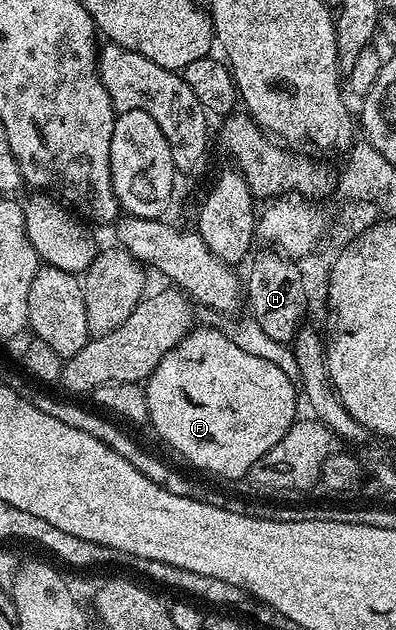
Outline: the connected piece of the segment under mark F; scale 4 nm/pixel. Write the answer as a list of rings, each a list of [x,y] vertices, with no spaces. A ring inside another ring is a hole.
[[[195,327],[181,337],[175,345],[166,352],[164,359],[154,369],[154,374],[145,382],[144,392],[146,394],[146,416],[149,424],[154,424],[154,429],[179,453],[182,457],[187,457],[198,469],[207,469],[210,473],[215,473],[218,477],[243,477],[249,474],[250,468],[256,464],[280,439],[290,430],[294,424],[298,413],[298,401],[300,405],[300,393],[295,382],[290,381],[288,375],[274,363],[262,359],[259,356],[250,355],[241,347],[236,347],[236,343],[230,335],[221,333],[218,329],[201,329]]]

